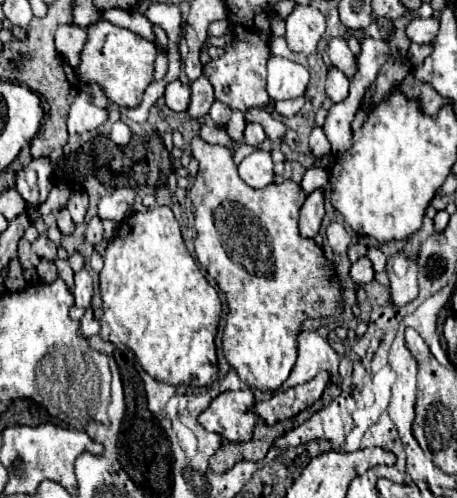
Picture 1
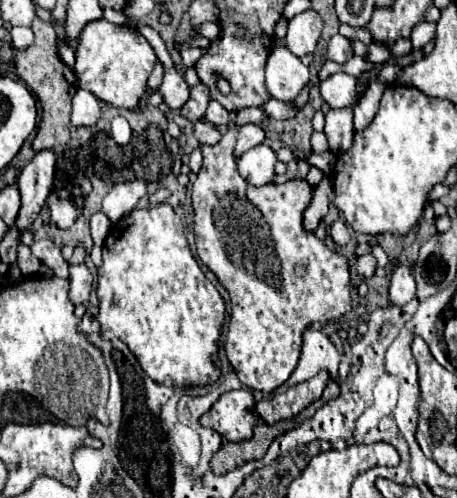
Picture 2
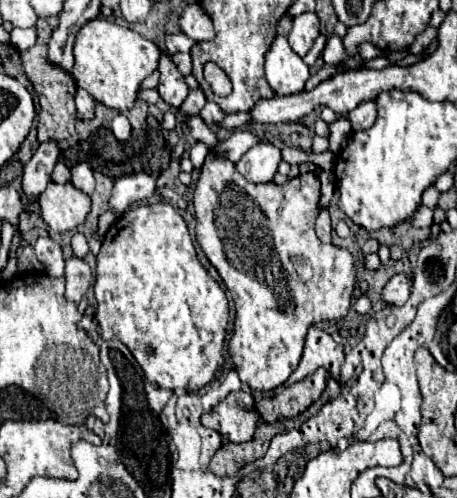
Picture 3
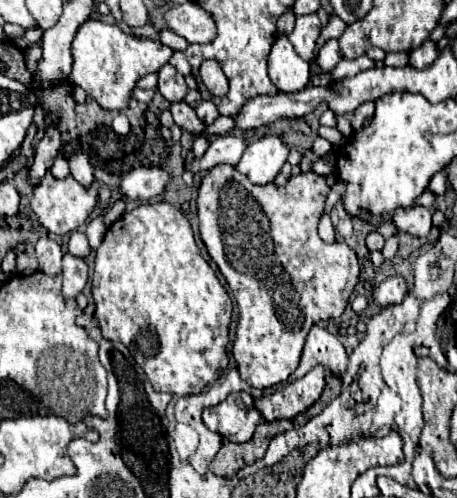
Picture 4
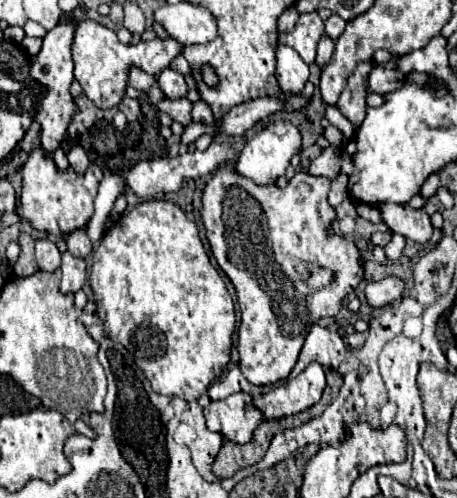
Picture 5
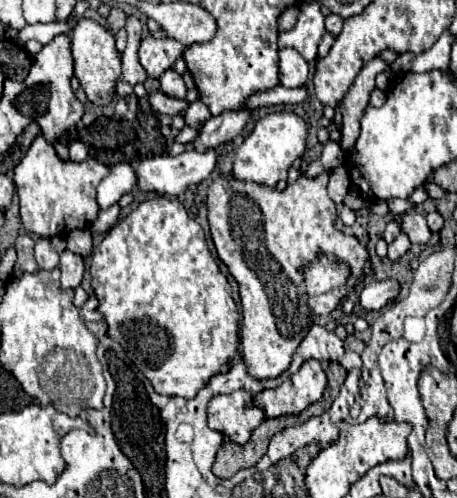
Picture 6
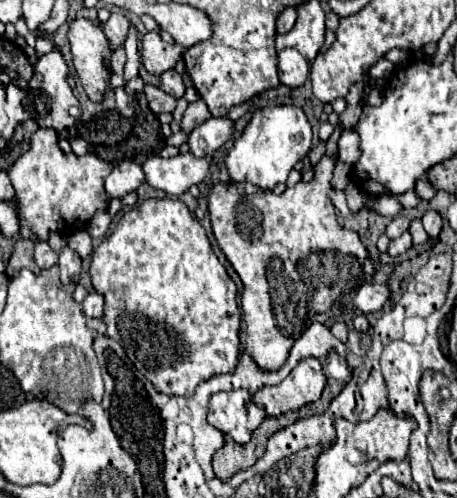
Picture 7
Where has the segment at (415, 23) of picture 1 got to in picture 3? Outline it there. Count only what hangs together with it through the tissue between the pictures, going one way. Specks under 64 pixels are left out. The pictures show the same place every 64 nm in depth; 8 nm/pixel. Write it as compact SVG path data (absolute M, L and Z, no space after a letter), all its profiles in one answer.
M428 26L426 30L422 30L418 36L416 36L416 40L414 40L414 44L410 46L410 52L414 52L414 54L418 54L418 52L422 52L434 38L436 38L436 28L434 26Z

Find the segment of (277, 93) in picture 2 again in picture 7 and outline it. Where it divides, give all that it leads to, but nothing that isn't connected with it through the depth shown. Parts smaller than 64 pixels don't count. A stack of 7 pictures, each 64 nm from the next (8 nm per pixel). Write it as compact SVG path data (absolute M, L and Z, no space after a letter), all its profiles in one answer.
M284 48L278 52L278 74L280 82L288 88L298 88L306 82L310 72L308 60L296 48Z

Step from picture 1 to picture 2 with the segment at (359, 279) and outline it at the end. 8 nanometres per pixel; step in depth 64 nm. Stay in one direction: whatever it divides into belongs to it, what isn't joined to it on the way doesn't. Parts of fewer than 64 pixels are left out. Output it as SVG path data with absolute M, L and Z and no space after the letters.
M366 254L366 256L360 256L358 262L356 262L356 272L362 280L366 278L372 278L374 276L374 270L376 270L376 260L372 254Z

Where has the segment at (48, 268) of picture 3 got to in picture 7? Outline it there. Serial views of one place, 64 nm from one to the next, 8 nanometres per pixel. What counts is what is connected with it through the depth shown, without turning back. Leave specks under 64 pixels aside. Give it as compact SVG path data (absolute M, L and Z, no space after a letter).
M38 240L36 250L34 250L34 260L40 268L52 268L58 264L58 254L48 246L48 242Z

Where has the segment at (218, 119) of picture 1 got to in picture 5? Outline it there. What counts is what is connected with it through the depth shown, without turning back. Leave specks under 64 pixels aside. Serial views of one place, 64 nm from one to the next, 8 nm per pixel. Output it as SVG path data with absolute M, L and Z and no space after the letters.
M200 100L200 102L196 102L194 108L192 108L192 118L194 118L194 122L210 124L210 122L214 120L214 116L212 116L212 108L208 108L208 104L204 104L204 102Z

